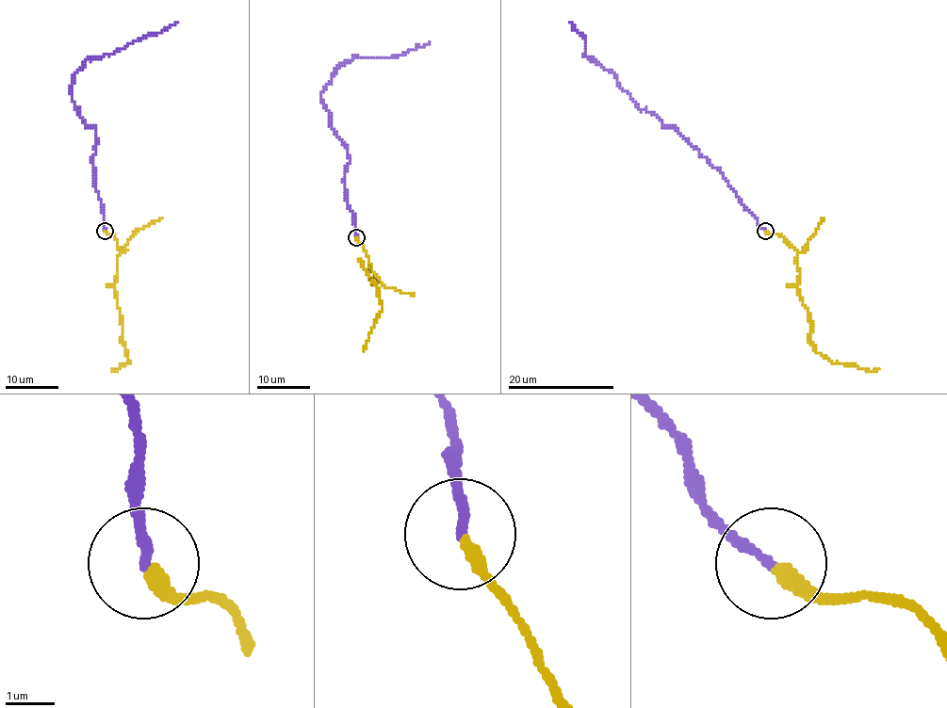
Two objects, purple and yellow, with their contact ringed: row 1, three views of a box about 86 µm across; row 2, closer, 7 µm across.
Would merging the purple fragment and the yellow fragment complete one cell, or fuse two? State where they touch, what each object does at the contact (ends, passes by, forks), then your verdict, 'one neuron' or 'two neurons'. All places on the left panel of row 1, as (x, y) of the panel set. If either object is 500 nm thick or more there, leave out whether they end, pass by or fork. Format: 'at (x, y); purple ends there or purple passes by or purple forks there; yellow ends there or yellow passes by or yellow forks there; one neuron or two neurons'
at (105, 231); purple ends there; yellow ends there; one neuron

